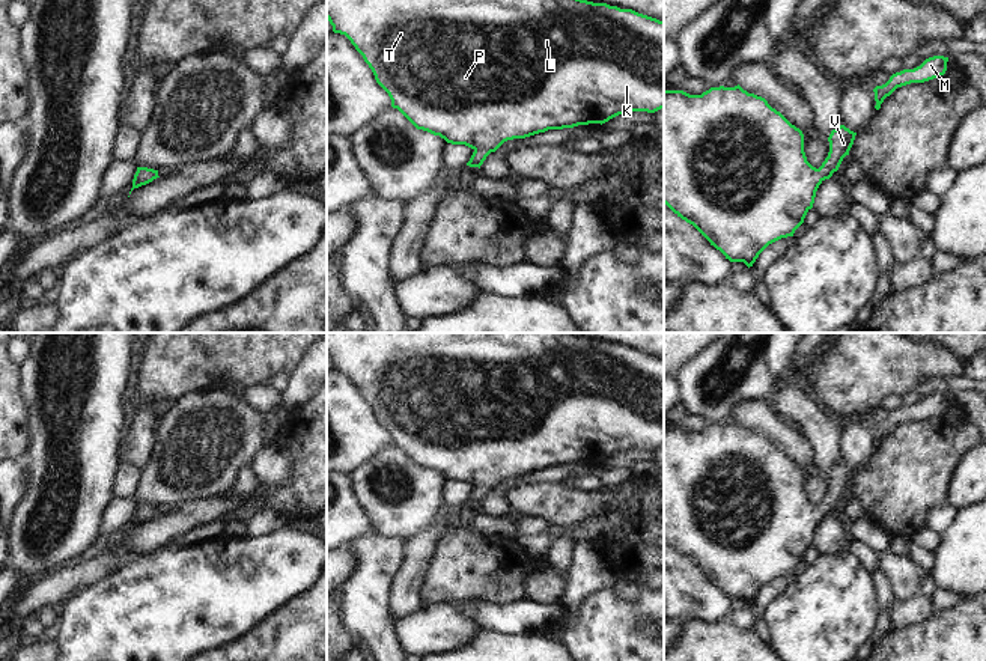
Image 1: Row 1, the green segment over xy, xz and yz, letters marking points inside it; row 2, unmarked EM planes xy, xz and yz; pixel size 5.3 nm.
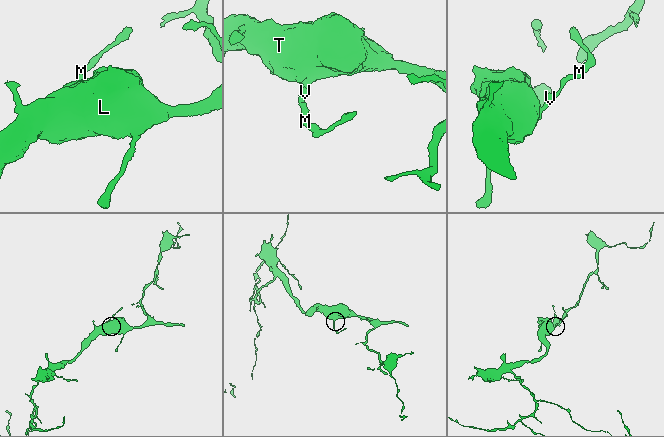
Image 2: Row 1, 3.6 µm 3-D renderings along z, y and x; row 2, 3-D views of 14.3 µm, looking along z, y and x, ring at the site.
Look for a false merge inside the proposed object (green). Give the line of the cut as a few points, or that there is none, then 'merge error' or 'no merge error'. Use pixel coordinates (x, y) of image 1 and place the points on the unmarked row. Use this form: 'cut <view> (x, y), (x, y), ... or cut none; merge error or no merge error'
cut none; no merge error

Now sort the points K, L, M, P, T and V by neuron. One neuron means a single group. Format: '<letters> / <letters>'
K L M P T V

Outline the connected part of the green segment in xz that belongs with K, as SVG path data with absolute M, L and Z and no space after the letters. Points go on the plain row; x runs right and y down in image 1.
M327 333L327 357L333 369L345 372L363 393L376 420L388 431L393 446L397 446L417 467L474 488L467 500L470 504L480 506L486 494L507 477L525 476L548 467L602 462L628 449L655 450L664 446L664 358L632 346L593 340L574 333Z

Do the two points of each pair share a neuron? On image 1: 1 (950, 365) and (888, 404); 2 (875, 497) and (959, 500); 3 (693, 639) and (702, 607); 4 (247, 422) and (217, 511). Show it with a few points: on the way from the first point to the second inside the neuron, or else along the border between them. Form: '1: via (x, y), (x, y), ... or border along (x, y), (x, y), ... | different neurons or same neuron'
1: border along (900, 395), (887, 395), (879, 405) | different neurons
2: border along (956, 466), (949, 487), (949, 497), (944, 502) | different neurons
3: border along (723, 618), (715, 622), (687, 621), (684, 624) | different neurons
4: border along (228, 493), (187, 503) | different neurons

